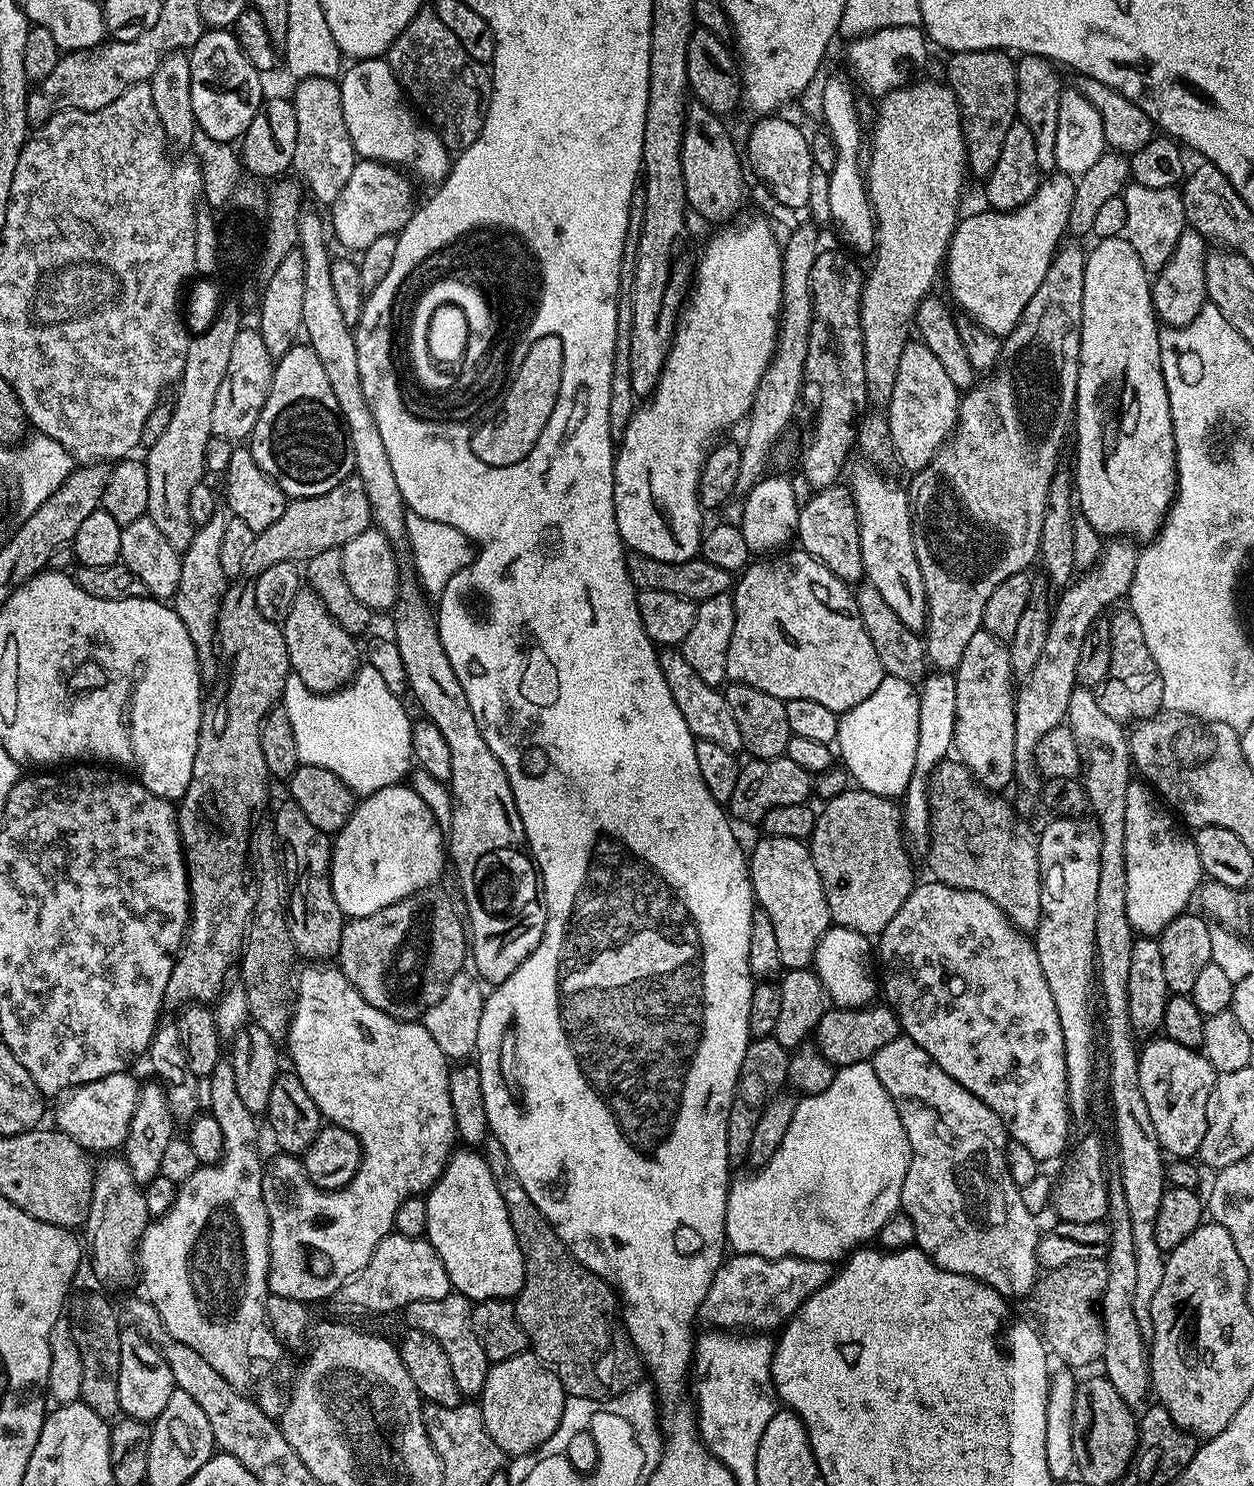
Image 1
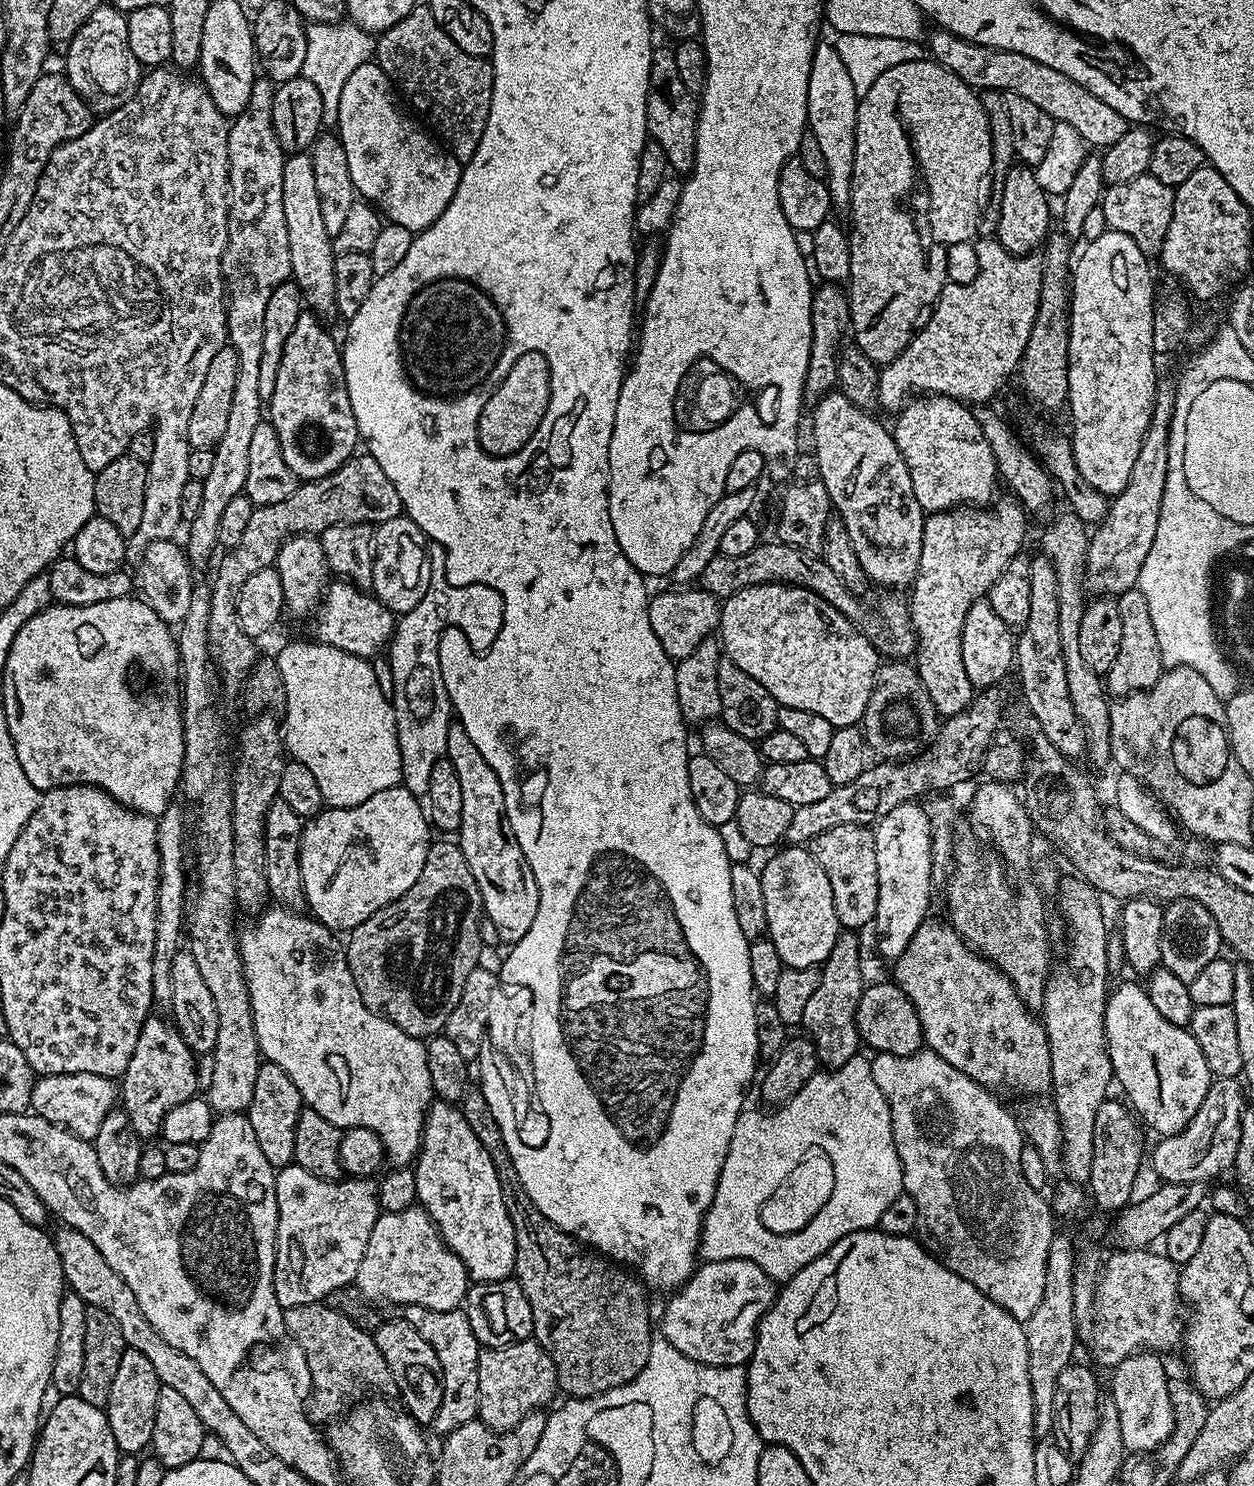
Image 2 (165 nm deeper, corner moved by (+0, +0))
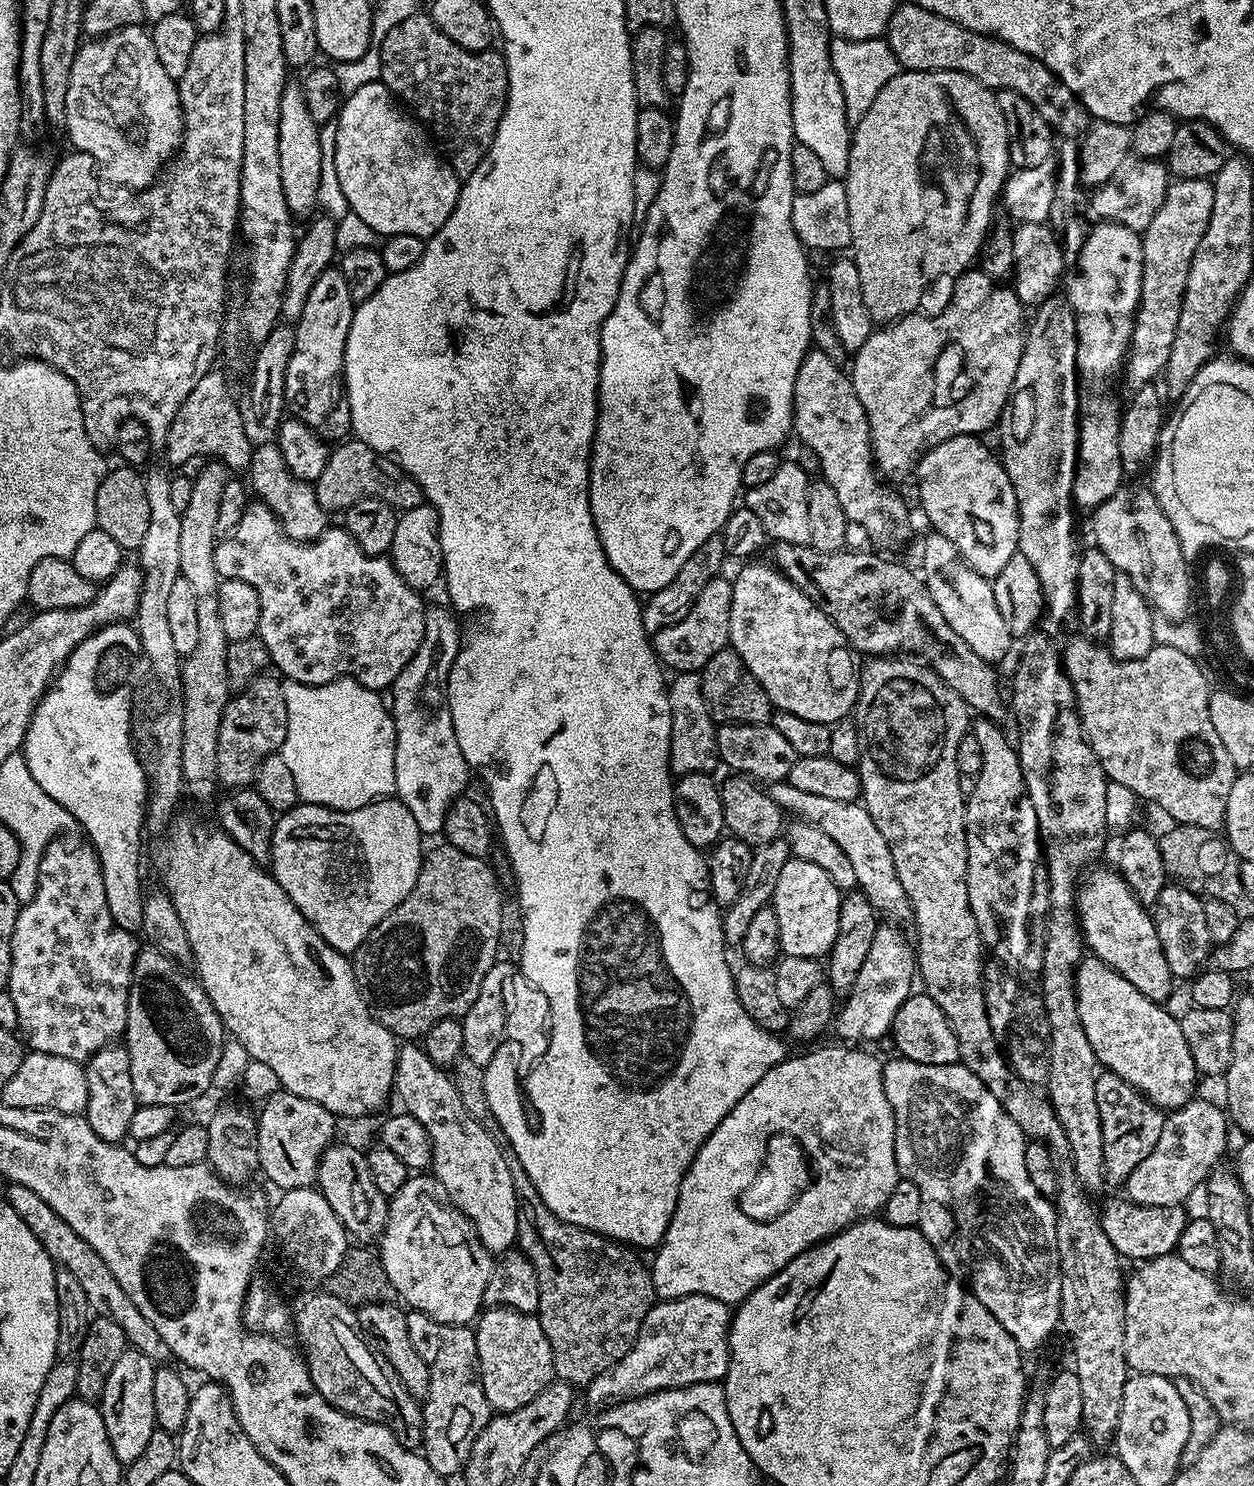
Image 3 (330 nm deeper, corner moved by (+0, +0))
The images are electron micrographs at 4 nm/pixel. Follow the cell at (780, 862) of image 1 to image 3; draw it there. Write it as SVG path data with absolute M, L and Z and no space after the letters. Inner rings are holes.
M790 858L778 874L776 889L770 907L778 914L778 938L780 951L785 956L798 958L824 958L838 938L838 910L842 907L842 893L830 882L826 870L814 866L814 862L802 862Z

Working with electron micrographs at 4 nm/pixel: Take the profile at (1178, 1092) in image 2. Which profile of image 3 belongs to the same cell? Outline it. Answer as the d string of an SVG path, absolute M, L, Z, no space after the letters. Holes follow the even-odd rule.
M1091 954L1085 955L1076 967L1076 1001L1082 1030L1086 1030L1086 1038L1090 1038L1090 1046L1097 1061L1107 1071L1118 1074L1118 1078L1137 1088L1150 1103L1161 1110L1178 1109L1197 1095L1198 1073L1194 1058L1190 1058L1190 1046L1186 1046L1179 1019L1175 1015L1172 1017L1164 1009L1163 1003L1146 998L1138 986L1130 986L1122 974Z

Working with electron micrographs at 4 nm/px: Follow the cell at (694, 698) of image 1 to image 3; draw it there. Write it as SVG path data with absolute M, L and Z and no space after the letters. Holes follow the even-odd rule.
M771 781L767 794L785 813L796 814L801 821L810 823L822 830L824 834L834 839L842 852L849 859L859 891L866 894L877 913L892 920L893 923L903 924L912 920L912 907L906 898L902 884L898 881L897 870L891 857L890 846L882 837L882 832L870 817L868 808L859 801L835 801L834 798L819 797L818 794L803 793L788 781Z

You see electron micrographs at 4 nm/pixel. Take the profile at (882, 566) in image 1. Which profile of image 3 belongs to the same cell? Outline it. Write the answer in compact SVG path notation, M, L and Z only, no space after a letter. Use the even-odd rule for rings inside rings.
M809 350L804 355L802 366L798 366L798 378L794 378L794 436L820 459L819 475L834 486L849 522L861 524L874 539L888 544L903 538L908 508L898 493L888 489L891 487L874 467L866 410L858 402L851 375L840 367L837 361L818 351Z

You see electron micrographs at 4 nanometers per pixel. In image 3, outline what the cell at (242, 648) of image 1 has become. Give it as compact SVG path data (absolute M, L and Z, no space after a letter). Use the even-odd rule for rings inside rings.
M355 438L345 439L329 451L326 470L322 470L322 474L314 482L314 487L318 502L329 514L343 513L350 506L354 506L354 502L363 500L379 498L397 510L413 508L424 500L420 483L409 472L402 471L394 460L382 459L379 452Z

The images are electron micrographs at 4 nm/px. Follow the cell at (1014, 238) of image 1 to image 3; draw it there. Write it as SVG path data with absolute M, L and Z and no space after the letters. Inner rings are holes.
M979 270L961 272L959 276L955 277L953 284L956 285L952 288L952 297L949 298L948 305L937 316L923 320L920 314L909 314L901 316L899 320L885 323L873 330L870 338L866 338L866 342L862 342L860 349L851 357L852 385L858 394L858 402L862 402L862 410L866 410L874 467L885 481L893 482L892 480L906 475L907 472L909 475L919 463L921 456L930 451L932 447L938 446L939 443L946 442L947 439L954 438L956 435L975 436L983 434L982 432L986 431L991 424L993 427L999 421L1004 409L1005 397L1008 394L1008 383L1012 378L1012 373L1018 371L1018 362L1022 358L1022 350L1024 349L1025 333L1022 329L1026 324L1026 308L1020 303L1015 291L1003 283L991 280L985 272Z

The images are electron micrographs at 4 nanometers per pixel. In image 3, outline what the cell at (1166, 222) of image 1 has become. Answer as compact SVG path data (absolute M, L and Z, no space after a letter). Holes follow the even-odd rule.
M1129 158L1118 166L1108 183L1091 193L1092 212L1101 221L1121 224L1132 232L1143 233L1144 228L1150 226L1150 218L1158 214L1158 206L1162 206L1166 198L1169 183L1170 173L1159 159Z

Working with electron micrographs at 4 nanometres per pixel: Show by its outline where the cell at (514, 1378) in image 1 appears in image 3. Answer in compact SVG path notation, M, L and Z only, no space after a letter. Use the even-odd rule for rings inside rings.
M485 1307L474 1324L476 1345L478 1346L478 1362L480 1363L480 1381L486 1394L486 1402L493 1413L513 1412L526 1402L534 1402L542 1390L552 1383L556 1371L554 1358L550 1350L550 1342L540 1325L539 1315L531 1312L519 1312L513 1308Z

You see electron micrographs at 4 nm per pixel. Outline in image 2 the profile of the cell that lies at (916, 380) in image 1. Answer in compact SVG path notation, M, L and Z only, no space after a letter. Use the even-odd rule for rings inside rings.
M924 394L905 403L897 416L892 437L925 513L951 511L962 505L984 506L993 499L998 484L995 456L971 407L948 396Z

